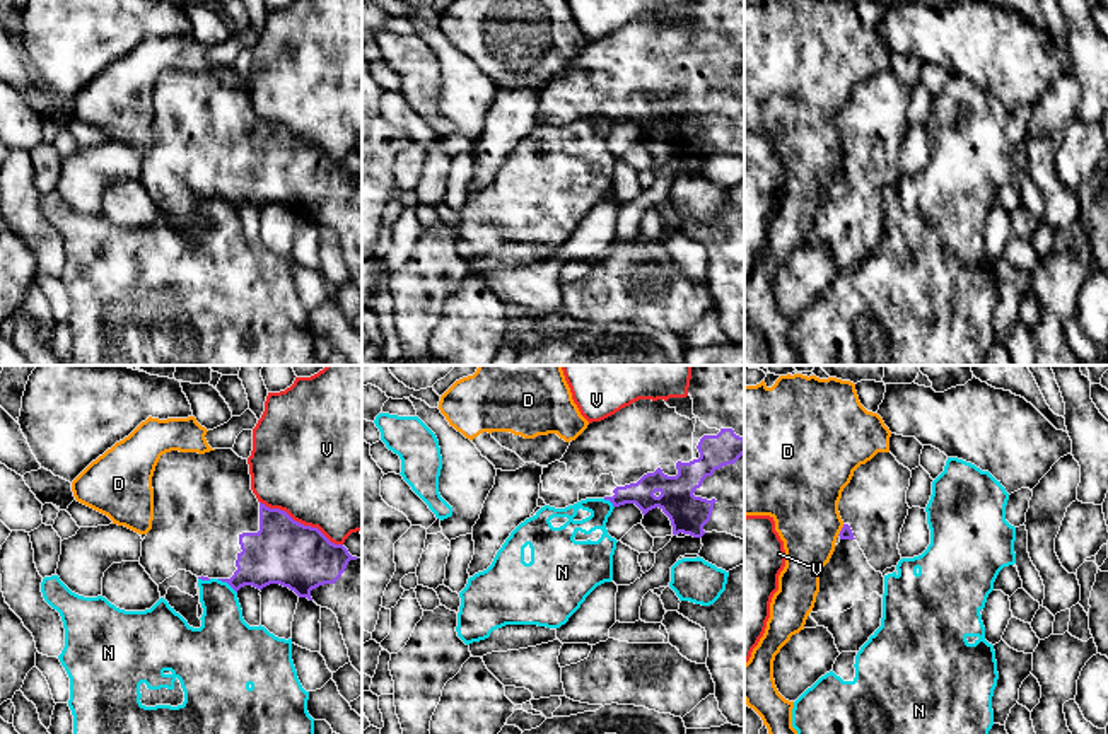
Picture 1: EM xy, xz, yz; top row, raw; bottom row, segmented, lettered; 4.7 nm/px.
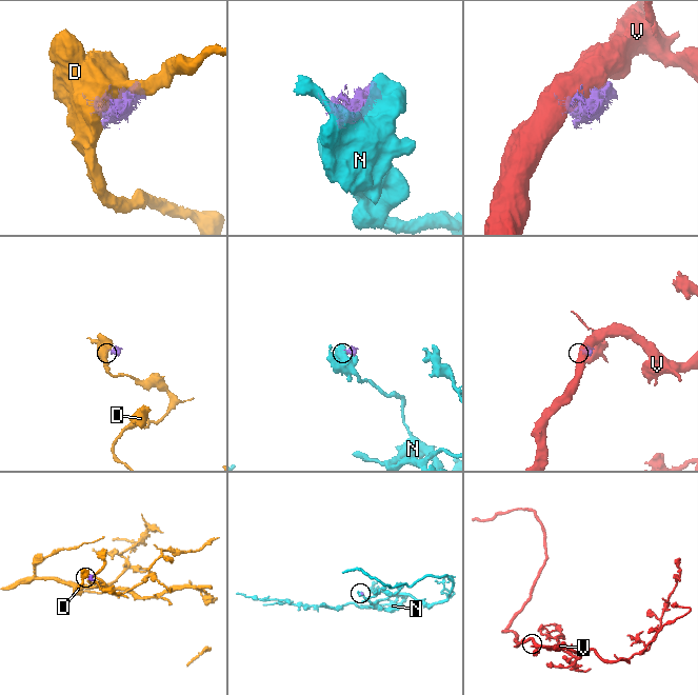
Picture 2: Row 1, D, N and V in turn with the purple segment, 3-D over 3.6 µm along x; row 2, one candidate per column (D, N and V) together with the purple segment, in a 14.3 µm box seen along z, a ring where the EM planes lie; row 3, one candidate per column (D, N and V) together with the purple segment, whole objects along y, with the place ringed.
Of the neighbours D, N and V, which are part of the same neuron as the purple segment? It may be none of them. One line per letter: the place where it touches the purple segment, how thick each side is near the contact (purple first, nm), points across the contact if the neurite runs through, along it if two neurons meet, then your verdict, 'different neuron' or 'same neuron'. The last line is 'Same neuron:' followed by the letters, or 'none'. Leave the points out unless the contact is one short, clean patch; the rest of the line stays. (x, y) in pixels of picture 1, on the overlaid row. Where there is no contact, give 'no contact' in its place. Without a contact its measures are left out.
D: yz (842, 530) | 60/340 nm | along yz (844, 524), (837, 535) | different neuron
N: xy (227, 582) | 260/240 nm | along xy (217, 579), (224, 581), (236, 593) | different neuron
V: xy (299, 523) | 300/480 nm | different neuron
Same neuron: none

